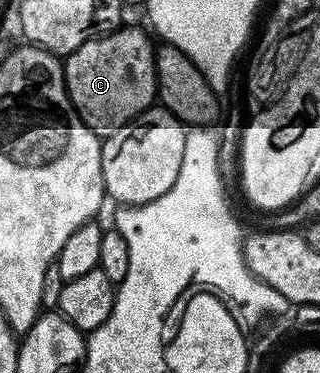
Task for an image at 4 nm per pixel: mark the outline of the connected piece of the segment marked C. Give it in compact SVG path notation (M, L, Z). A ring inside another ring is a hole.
M124 25L112 35L89 40L71 55L66 56L63 63L63 80L67 83L67 92L79 119L94 135L100 137L112 135L156 102L155 47L153 42L151 43L152 36L148 35L139 27Z

